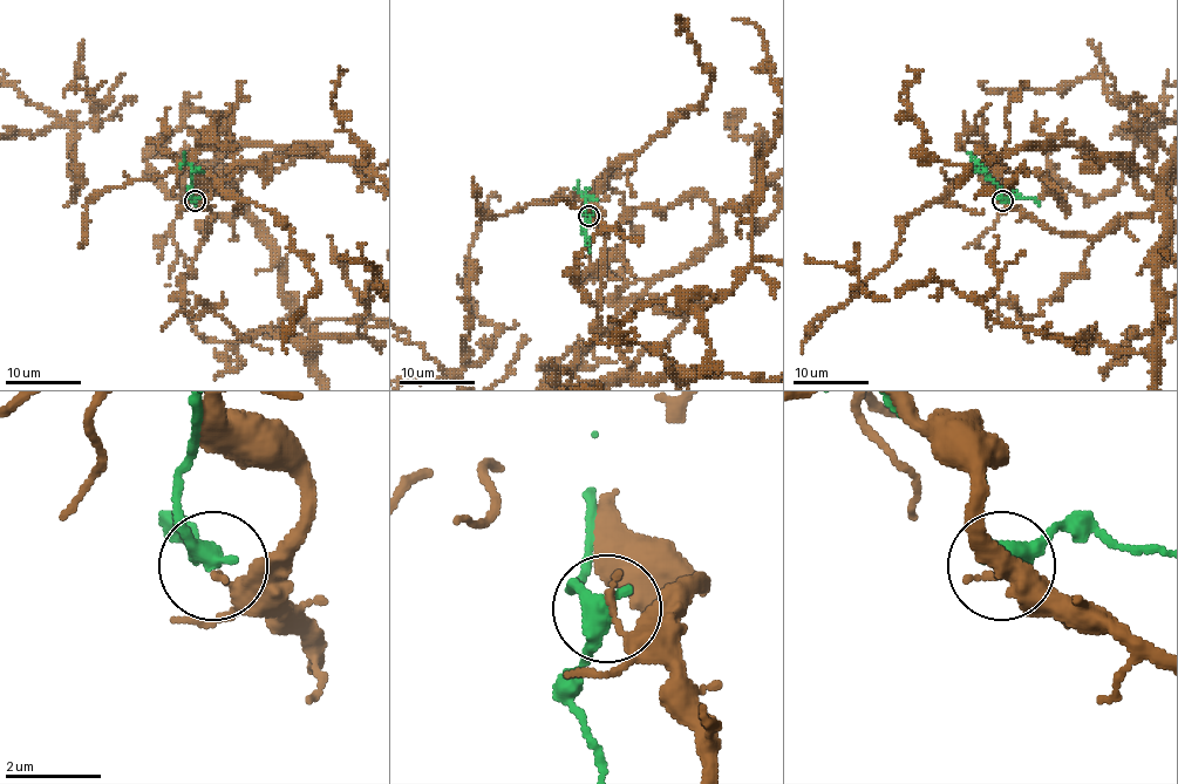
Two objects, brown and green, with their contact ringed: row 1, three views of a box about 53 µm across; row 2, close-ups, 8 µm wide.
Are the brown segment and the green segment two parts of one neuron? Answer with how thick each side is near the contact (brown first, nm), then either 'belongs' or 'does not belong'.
200 nm thick on the brown side, 360 nm on the other; does not belong

